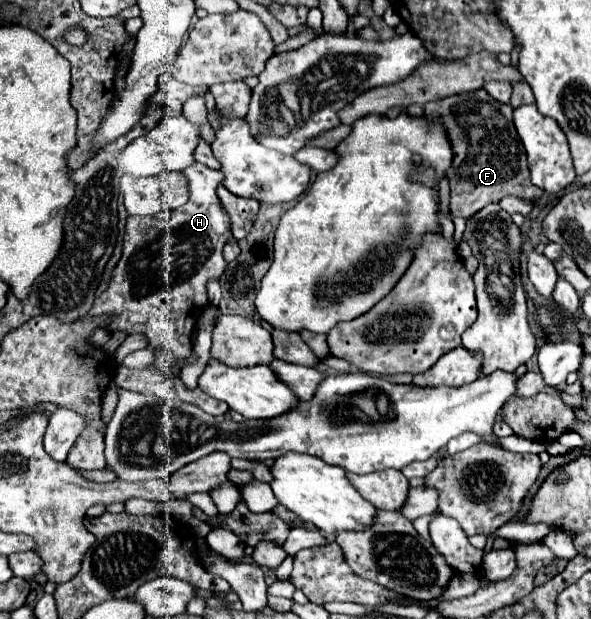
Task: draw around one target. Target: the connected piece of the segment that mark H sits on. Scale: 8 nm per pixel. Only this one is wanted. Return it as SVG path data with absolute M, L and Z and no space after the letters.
M192 163L182 175L188 181L188 203L154 217L128 217L122 257L112 271L108 289L94 299L86 315L108 315L110 319L104 325L106 331L124 331L128 335L142 333L148 337L150 347L160 347L162 339L168 341L164 349L172 353L172 365L190 355L190 337L196 319L210 303L206 285L224 273L226 261L222 257L222 247L228 237L232 237L230 219L216 197L216 187L224 179L222 171Z

